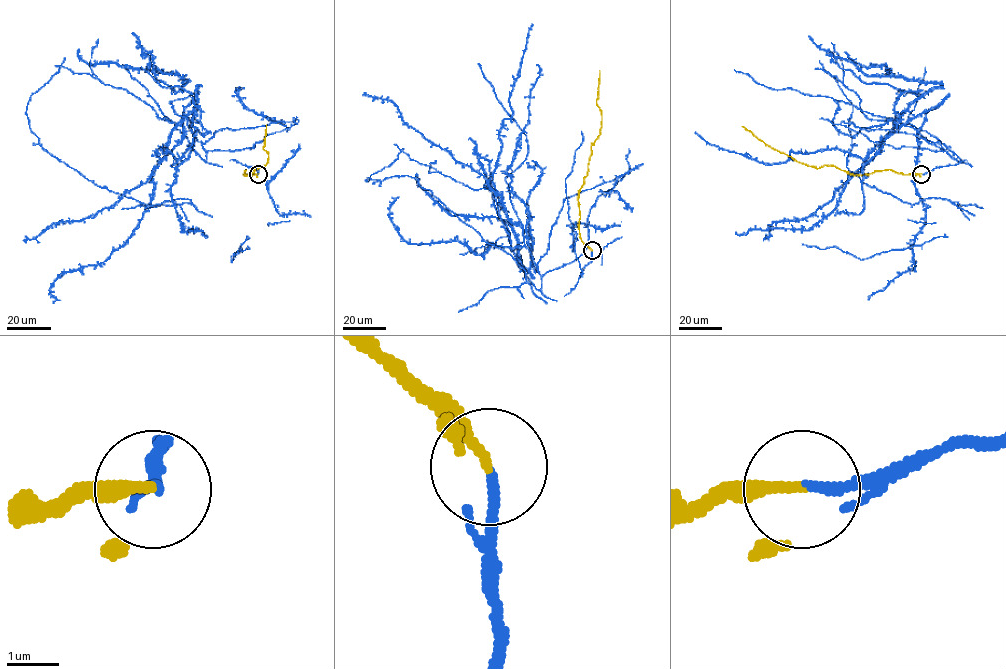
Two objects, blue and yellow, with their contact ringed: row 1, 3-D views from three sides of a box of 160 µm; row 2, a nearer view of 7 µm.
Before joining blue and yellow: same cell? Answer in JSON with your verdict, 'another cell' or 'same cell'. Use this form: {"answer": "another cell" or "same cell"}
{"answer": "same cell"}

